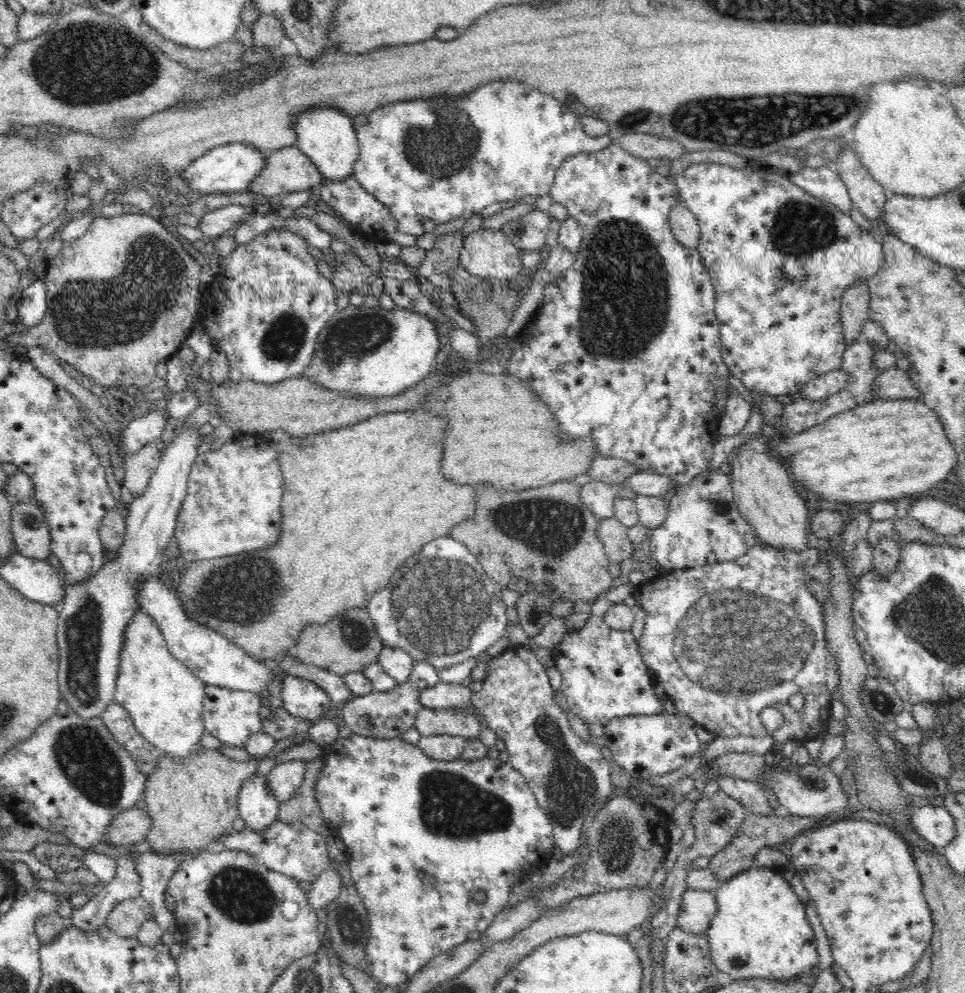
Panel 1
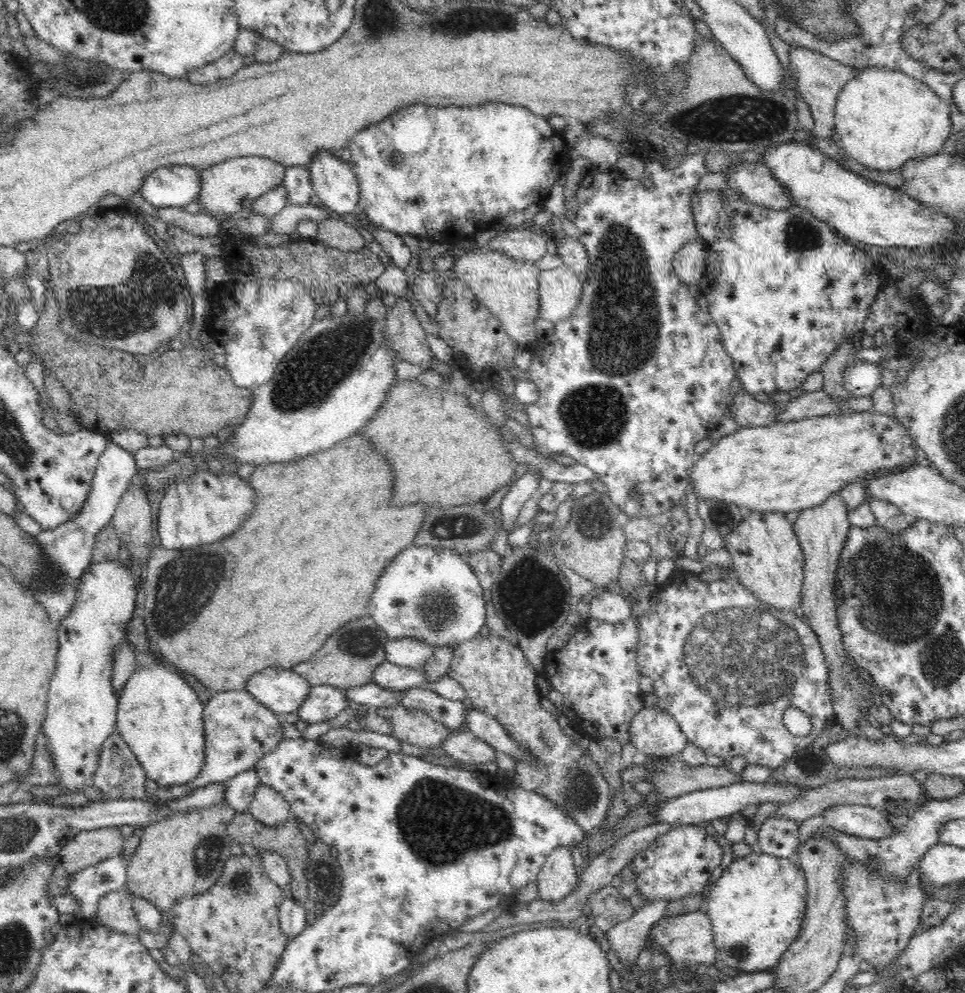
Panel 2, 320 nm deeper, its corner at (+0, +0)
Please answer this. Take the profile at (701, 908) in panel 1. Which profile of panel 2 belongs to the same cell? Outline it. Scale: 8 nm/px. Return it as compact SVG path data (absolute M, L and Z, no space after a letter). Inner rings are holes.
M699 910L678 914L678 916L666 916L660 919L650 930L644 947L654 949L654 946L666 952L672 962L684 964L697 963L700 967L707 967L711 964L718 964L715 958L716 945L714 944L714 931L709 916Z

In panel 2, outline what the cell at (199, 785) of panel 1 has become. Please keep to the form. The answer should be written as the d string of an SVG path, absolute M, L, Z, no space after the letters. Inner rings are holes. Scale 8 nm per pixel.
M222 798L222 802L210 808L200 808L186 814L178 812L148 825L143 830L131 859L127 860L126 891L133 896L149 900L163 913L164 910L178 904L178 900L182 900L184 896L198 896L210 890L220 879L226 861L232 856L231 847L234 846L234 842L233 837L228 834L227 822L236 815L237 812L234 812L234 809Z

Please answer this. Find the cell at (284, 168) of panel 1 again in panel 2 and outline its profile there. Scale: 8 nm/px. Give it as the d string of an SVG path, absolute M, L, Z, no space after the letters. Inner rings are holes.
M240 156L225 162L213 164L211 167L197 169L200 175L202 190L197 197L205 211L218 218L235 216L241 210L250 209L253 202L260 196L280 186L286 176L286 166L274 160L260 156Z

